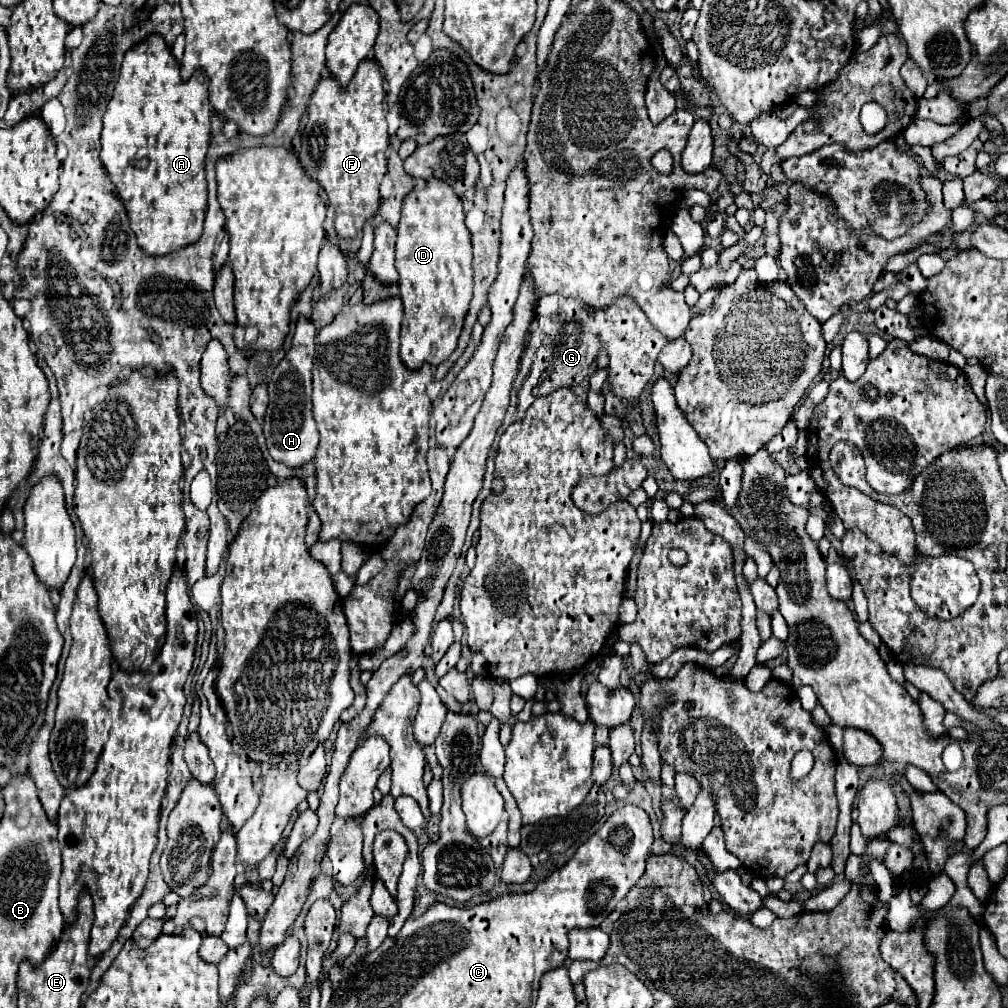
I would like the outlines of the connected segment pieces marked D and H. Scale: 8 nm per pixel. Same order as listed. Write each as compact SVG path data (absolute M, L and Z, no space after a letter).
M428 180L422 190L412 190L404 198L401 209L398 240L396 240L396 270L400 274L400 298L404 304L404 320L400 332L400 358L408 370L418 370L422 364L438 366L456 348L462 332L464 316L472 300L472 244L464 224L462 202L442 180Z
M300 318L296 324L296 334L292 340L292 348L286 358L274 368L272 378L268 382L270 402L264 416L264 438L270 456L276 462L282 462L290 468L300 468L314 460L318 448L318 428L312 416L312 358L316 348L316 328L310 320Z

